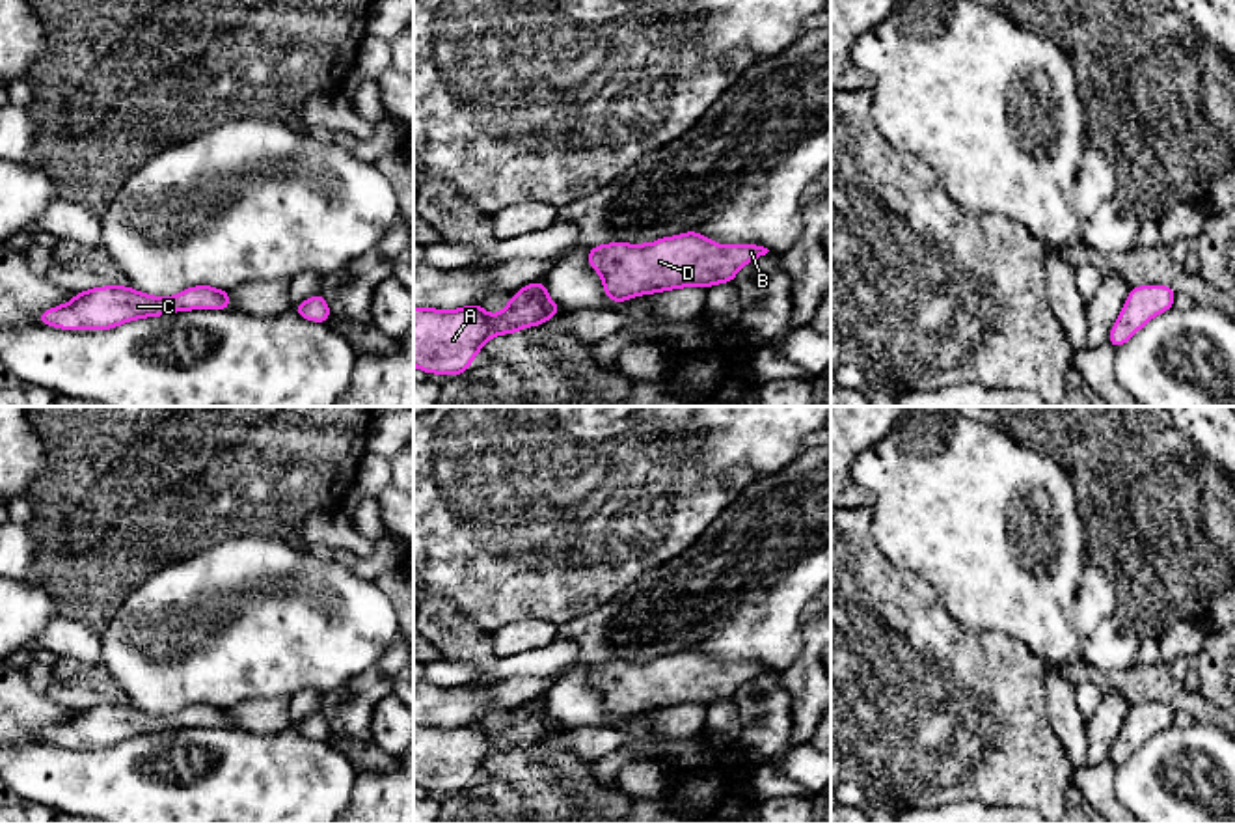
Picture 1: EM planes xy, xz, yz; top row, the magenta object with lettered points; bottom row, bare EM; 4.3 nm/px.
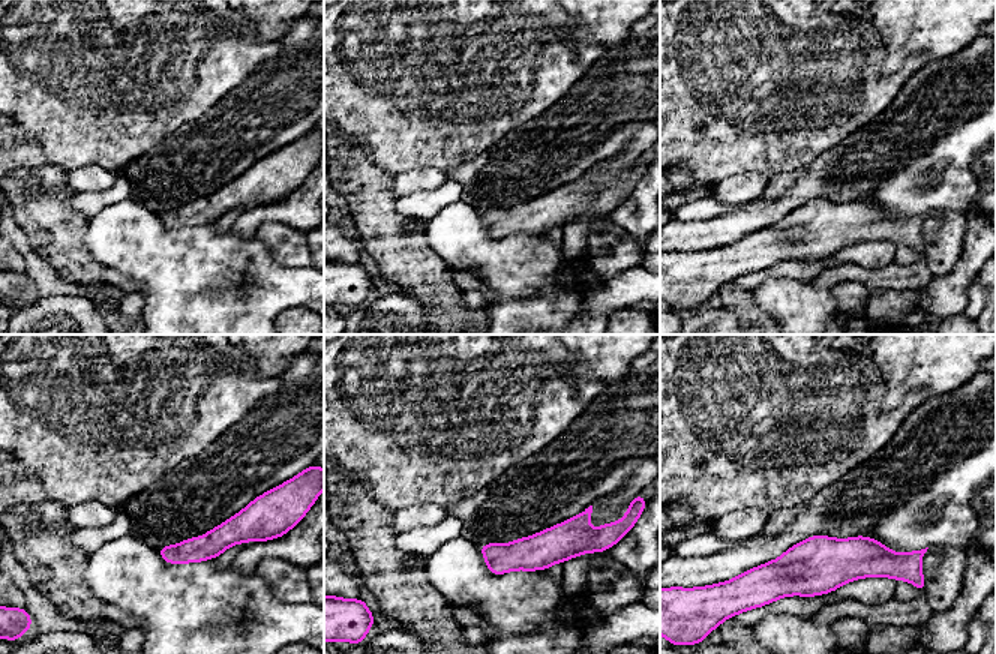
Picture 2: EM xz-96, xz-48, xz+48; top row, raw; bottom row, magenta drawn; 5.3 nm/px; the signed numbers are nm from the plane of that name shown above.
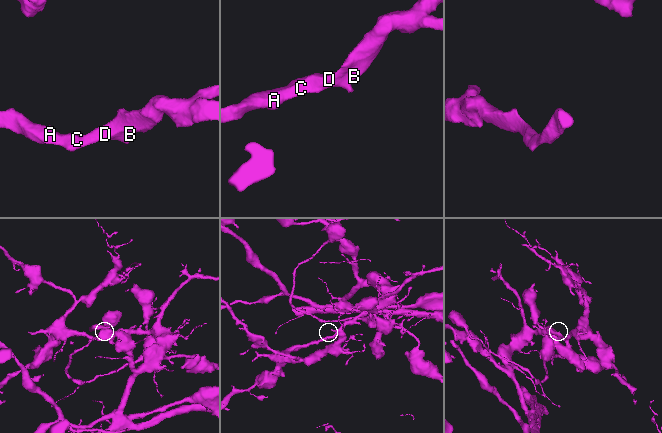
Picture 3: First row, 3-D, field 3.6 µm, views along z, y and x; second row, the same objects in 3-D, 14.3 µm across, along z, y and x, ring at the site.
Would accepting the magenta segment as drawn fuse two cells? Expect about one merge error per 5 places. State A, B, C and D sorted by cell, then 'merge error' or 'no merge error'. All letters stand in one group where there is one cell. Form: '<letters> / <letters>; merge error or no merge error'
A B C D; no merge error

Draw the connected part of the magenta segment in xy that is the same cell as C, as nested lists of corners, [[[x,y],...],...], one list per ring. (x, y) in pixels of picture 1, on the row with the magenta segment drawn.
[[[129,285],[97,287],[78,293],[71,302],[45,309],[37,321],[65,330],[108,330],[127,321],[184,309],[227,309],[229,291],[197,285],[175,296],[149,296]]]

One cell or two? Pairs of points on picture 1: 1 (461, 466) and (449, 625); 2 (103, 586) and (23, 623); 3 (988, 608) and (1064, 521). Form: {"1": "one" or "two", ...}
{"1": "two", "2": "two", "3": "one"}

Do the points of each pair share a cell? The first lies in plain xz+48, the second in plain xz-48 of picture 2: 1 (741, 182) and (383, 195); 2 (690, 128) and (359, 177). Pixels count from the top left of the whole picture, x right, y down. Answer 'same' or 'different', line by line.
1: different
2: different

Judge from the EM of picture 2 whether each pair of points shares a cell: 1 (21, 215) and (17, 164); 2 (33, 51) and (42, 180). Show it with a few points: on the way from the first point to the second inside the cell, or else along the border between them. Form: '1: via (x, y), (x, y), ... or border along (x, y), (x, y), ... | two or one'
1: via (21, 203), (21, 176) | one
2: border along (15, 120), (41, 144), (44, 159), (54, 167) | two

